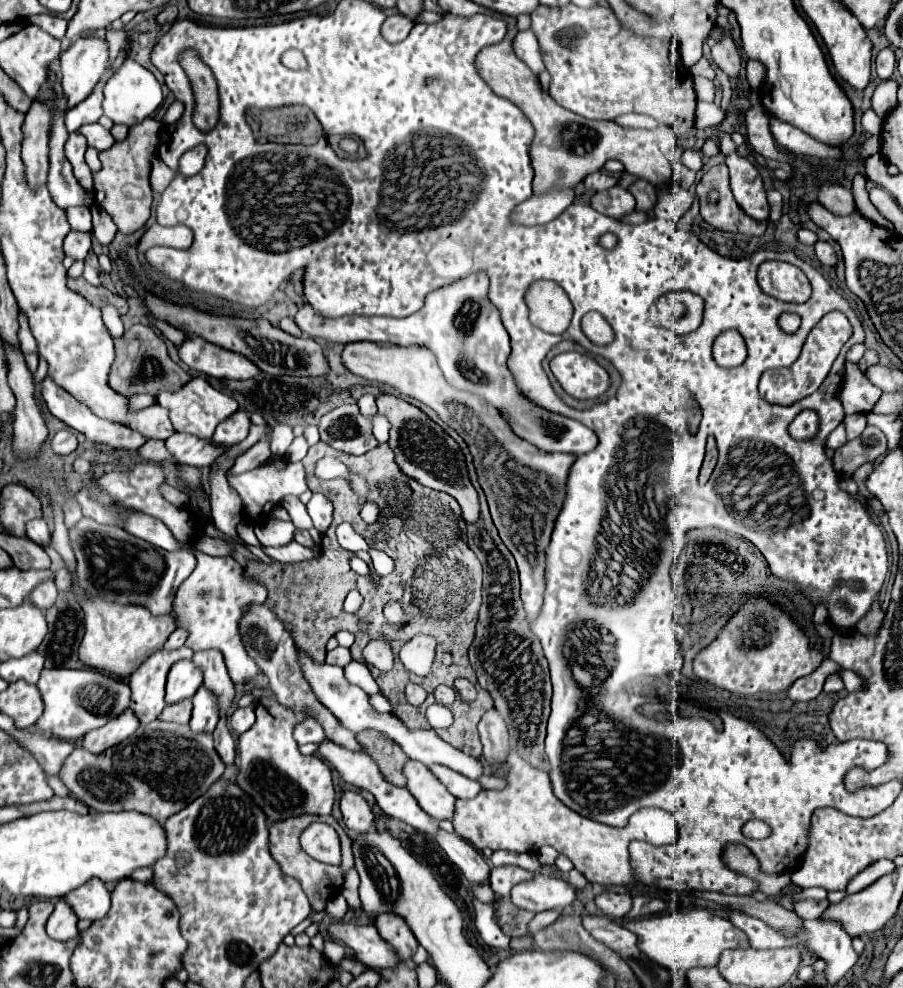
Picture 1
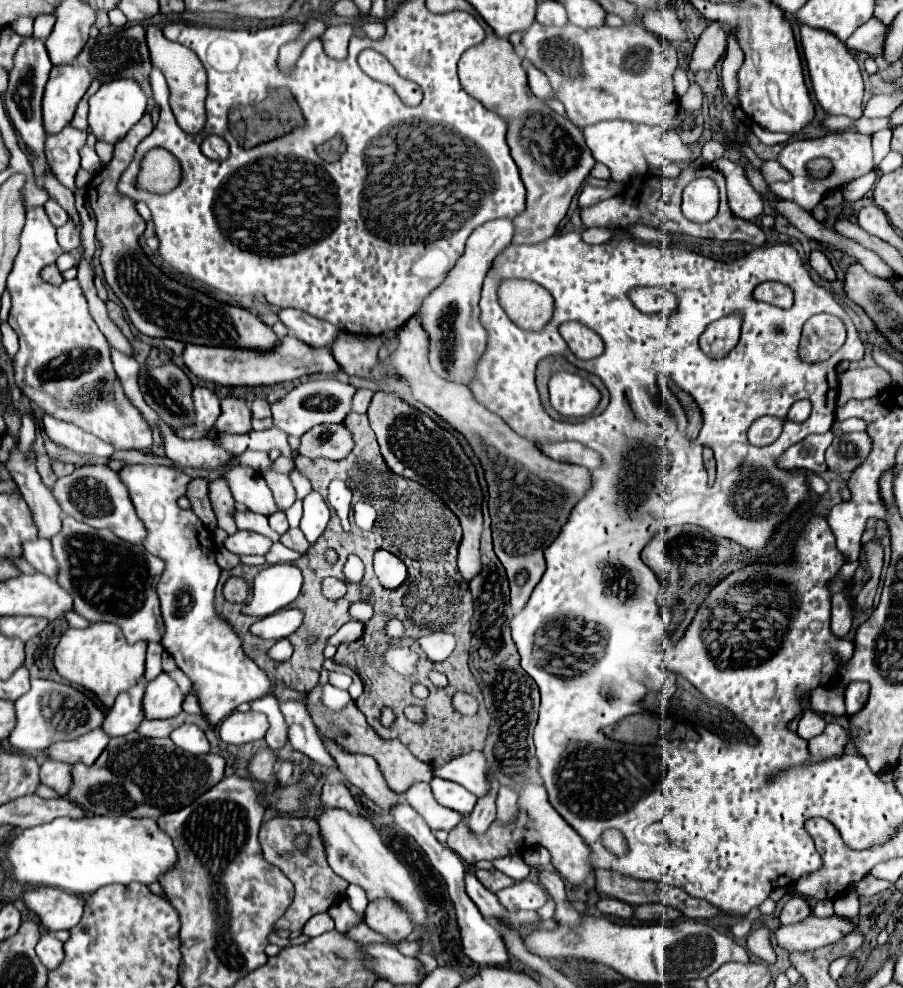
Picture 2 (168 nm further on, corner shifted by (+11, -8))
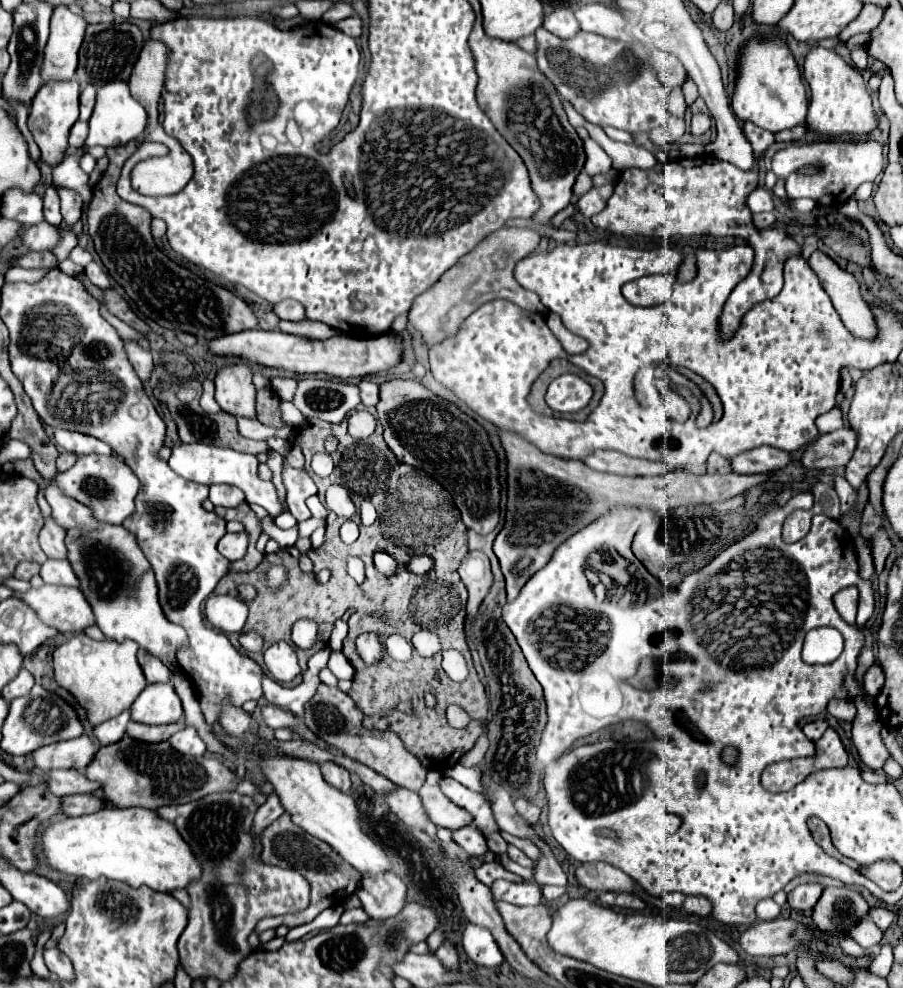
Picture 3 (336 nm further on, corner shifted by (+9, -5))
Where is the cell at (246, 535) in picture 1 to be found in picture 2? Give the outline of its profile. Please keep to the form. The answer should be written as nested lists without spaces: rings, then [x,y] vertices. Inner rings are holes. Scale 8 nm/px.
[[[223,480],[209,482],[209,498],[211,498],[211,506],[215,508],[219,526],[223,530],[227,530],[227,534],[235,534],[237,532],[235,512],[237,510],[235,510],[235,500],[233,500],[227,484]]]

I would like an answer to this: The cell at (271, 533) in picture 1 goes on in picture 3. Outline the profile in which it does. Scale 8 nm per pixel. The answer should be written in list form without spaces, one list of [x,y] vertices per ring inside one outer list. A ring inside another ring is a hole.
[[[241,531],[241,533],[225,533],[221,537],[217,549],[229,561],[237,561],[237,559],[243,559],[247,555],[247,545],[249,545],[249,533],[247,531]]]

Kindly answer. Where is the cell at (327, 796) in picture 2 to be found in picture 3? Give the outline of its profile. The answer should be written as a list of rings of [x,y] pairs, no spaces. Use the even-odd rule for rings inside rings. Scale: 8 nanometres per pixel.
[[[323,763],[321,765],[321,773],[323,773],[323,779],[333,785],[335,789],[343,791],[343,793],[349,793],[351,789],[351,781],[349,781],[349,771],[335,765],[335,763]]]

